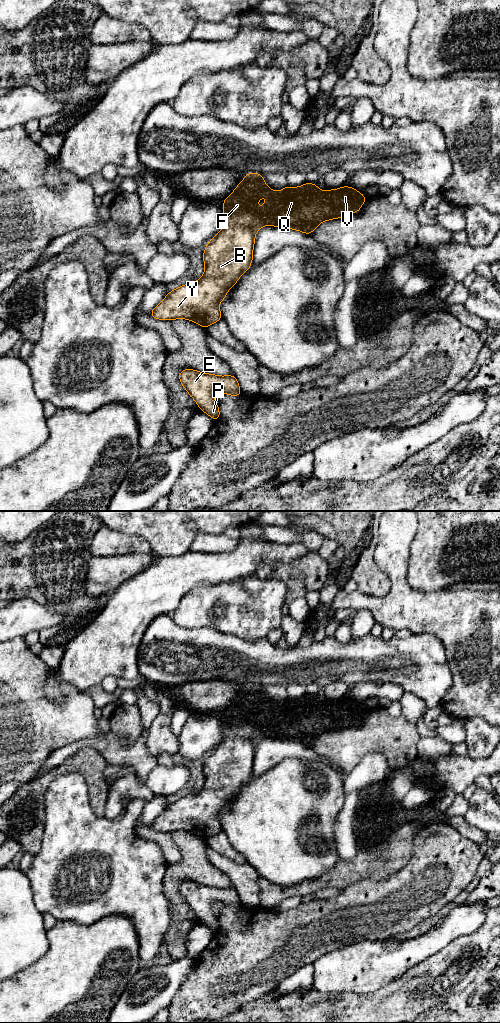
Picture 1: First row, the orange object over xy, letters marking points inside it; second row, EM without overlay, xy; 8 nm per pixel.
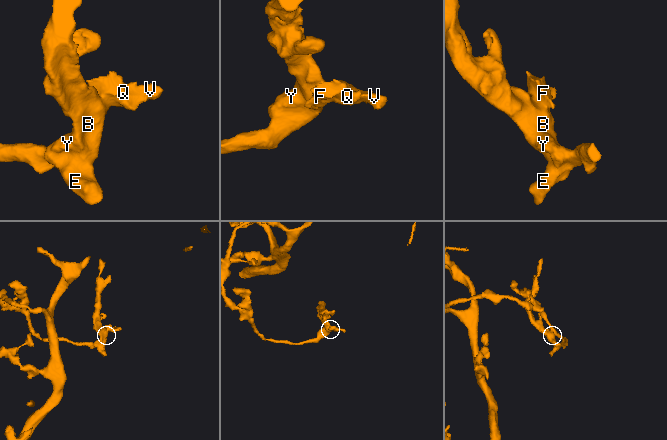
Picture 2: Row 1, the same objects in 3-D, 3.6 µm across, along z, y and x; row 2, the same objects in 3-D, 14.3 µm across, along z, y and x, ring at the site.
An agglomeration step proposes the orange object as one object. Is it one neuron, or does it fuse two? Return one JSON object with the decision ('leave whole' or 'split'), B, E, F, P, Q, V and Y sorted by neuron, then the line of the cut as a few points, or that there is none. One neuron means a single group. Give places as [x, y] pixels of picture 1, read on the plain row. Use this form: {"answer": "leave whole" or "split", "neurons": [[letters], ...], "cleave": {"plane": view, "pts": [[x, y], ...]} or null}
{"answer": "leave whole", "neurons": [["B", "E", "F", "P", "Q", "V", "Y"]], "cleave": null}

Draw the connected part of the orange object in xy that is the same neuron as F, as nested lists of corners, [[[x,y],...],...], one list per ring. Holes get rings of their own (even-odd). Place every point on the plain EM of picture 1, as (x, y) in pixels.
[[[247,685],[244,687],[244,692],[237,697],[232,706],[223,712],[224,739],[207,755],[203,765],[205,776],[203,788],[196,794],[190,794],[173,803],[169,803],[164,812],[150,823],[150,827],[159,832],[174,832],[179,830],[191,832],[206,842],[210,836],[222,831],[219,815],[226,810],[226,805],[238,794],[240,788],[250,780],[253,771],[255,746],[261,739],[271,737],[298,742],[310,747],[320,735],[326,732],[341,730],[346,728],[347,724],[359,724],[365,713],[368,713],[368,711],[363,706],[349,698],[343,698],[335,702],[328,701],[323,704],[319,702],[317,696],[306,694],[304,697],[296,700],[287,697],[281,703],[275,704],[267,699],[266,694],[262,690],[262,685]],[[265,707],[268,708],[268,712],[258,722],[256,720],[257,713]]]

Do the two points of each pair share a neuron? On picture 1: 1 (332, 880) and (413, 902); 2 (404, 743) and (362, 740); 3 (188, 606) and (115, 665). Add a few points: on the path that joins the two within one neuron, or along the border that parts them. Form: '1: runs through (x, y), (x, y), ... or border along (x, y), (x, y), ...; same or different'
1: border along (371, 877), (363, 877), (356, 880), (341, 890); different
2: runs through (394, 740), (372, 740); same
3: border along (185, 595), (170, 614); different

